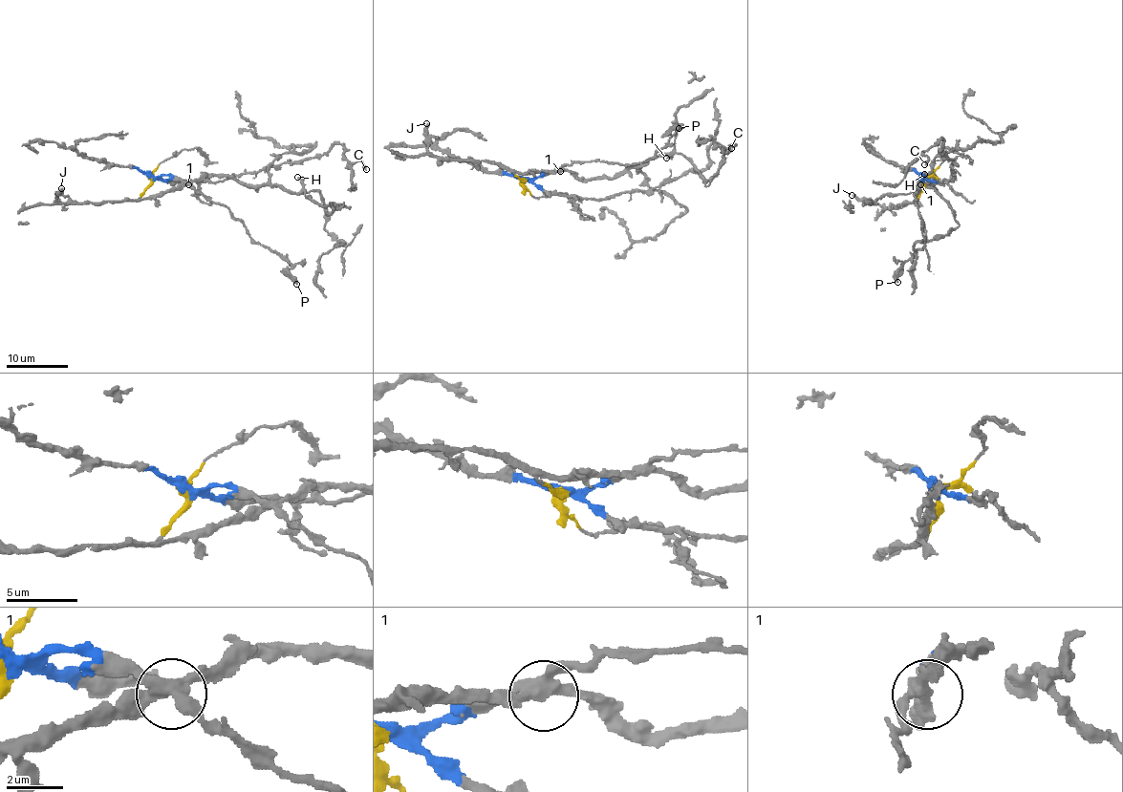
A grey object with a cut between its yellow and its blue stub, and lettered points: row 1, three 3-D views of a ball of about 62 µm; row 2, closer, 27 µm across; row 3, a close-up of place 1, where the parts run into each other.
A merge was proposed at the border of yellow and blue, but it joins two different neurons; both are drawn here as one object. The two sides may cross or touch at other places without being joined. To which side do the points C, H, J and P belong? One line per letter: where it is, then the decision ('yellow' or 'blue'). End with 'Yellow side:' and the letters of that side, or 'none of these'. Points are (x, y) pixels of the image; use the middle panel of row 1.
C: place (731, 148); blue
H: place (666, 158); yellow
J: place (426, 123); yellow
P: place (679, 128); blue
Yellow side: H, J

